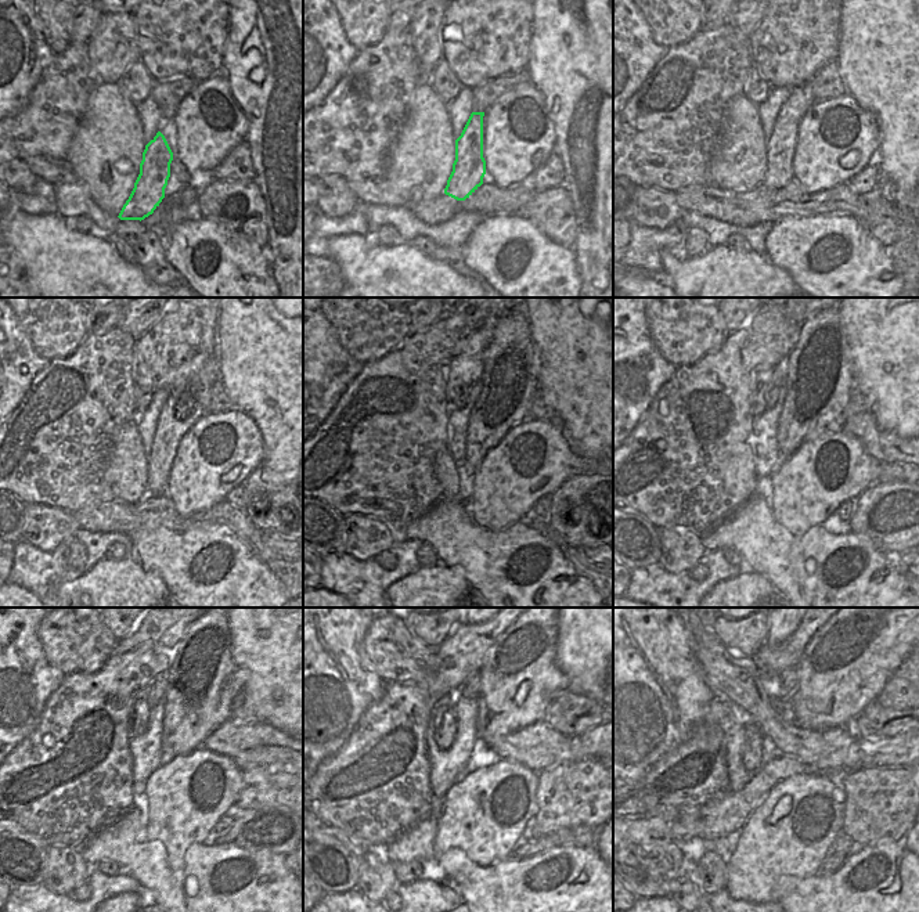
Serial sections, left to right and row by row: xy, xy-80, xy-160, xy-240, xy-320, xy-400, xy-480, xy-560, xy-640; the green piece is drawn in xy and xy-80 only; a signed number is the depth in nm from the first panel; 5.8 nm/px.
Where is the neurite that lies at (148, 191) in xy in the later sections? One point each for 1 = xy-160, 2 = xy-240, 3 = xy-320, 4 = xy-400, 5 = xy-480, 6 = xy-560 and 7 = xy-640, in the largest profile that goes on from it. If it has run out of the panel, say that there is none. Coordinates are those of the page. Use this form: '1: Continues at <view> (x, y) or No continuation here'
1: Continues at xy-160 (779, 147)
2: Continues at xy-240 (188, 396)
3: Continues at xy-320 (508, 382)
4: Continues at xy-400 (820, 378)
5: Continues at xy-480 (202, 680)
6: Continues at xy-560 (519, 674)
7: Continues at xy-640 (846, 664)

